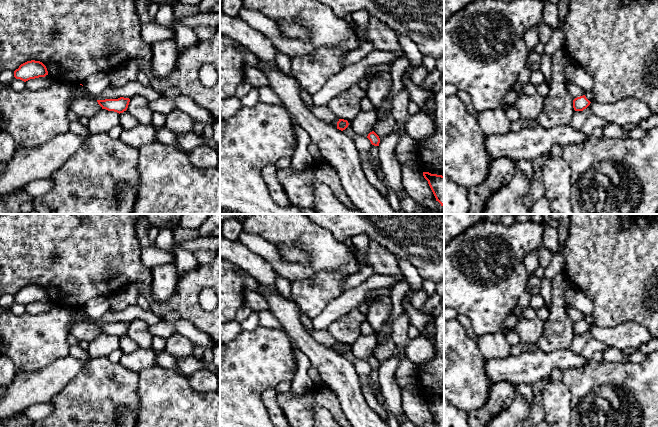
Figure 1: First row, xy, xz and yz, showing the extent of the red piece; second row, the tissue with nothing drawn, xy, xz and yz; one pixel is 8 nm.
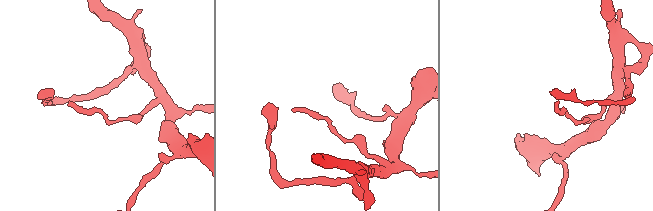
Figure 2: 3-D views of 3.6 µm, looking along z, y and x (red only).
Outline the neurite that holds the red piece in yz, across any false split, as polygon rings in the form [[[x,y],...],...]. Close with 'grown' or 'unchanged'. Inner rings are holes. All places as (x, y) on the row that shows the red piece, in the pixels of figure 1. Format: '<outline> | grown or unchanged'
[[[585,95],[577,97],[573,100],[573,108],[575,111],[583,111],[590,105],[590,101]]] | unchanged

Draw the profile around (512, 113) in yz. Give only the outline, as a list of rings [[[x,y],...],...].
[[[508,106],[504,111],[506,113],[507,118],[511,122],[515,122],[521,119],[520,113],[515,106]]]

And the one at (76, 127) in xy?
[[[75,120],[70,122],[69,131],[77,134],[88,137],[90,135],[90,131],[87,126],[84,126],[79,120]]]

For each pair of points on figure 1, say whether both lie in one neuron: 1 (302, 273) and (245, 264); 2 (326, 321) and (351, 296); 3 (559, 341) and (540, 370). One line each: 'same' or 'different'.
1: different
2: same
3: different

